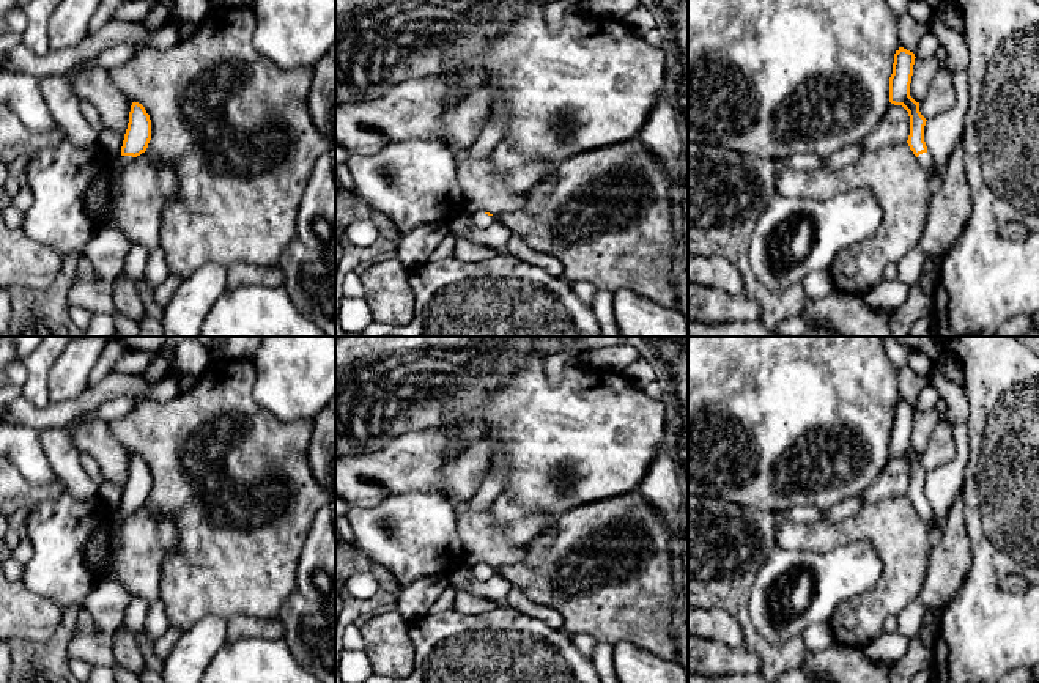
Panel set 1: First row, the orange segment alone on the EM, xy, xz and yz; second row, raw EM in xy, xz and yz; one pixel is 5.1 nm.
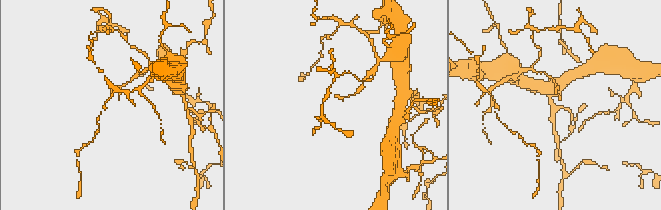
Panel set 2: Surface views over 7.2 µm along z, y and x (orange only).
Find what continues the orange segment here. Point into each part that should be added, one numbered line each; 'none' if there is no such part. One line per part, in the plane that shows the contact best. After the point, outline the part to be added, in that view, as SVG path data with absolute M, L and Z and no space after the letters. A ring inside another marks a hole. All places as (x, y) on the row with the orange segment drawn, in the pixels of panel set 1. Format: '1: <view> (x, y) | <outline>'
1: xy (101, 197) | M118 156L110 159L105 175L90 189L85 197L87 209L101 227L109 225L109 212L120 192L118 173L124 162L131 162L132 156Z

